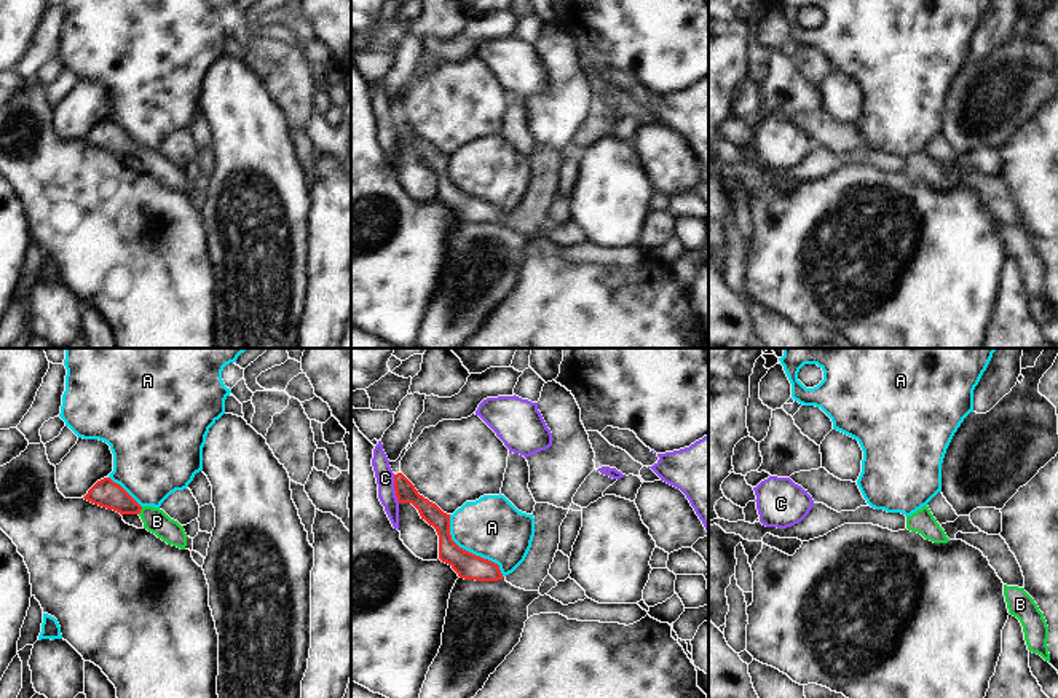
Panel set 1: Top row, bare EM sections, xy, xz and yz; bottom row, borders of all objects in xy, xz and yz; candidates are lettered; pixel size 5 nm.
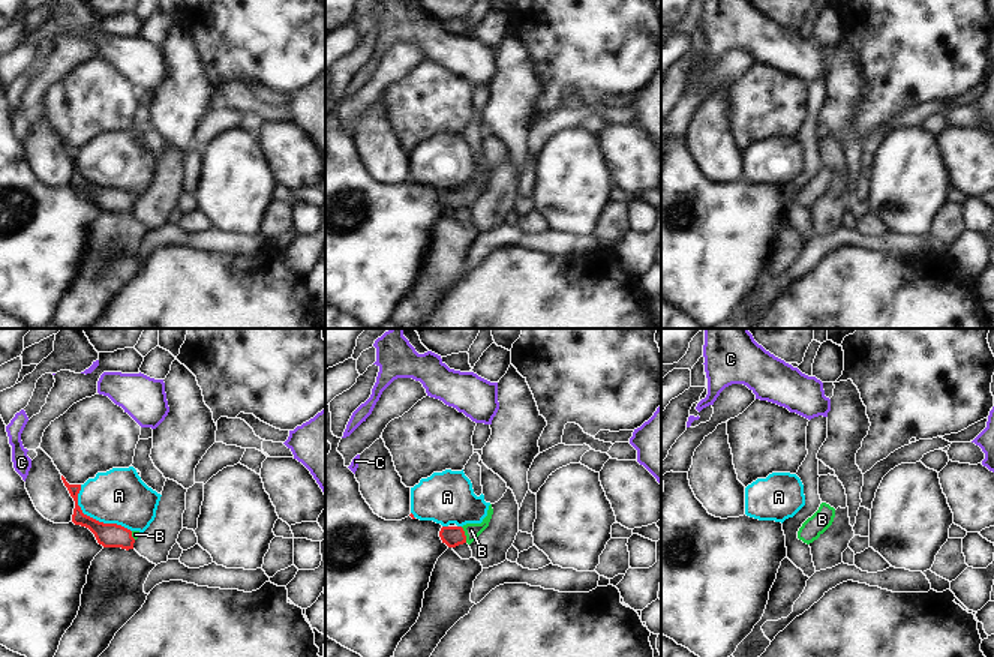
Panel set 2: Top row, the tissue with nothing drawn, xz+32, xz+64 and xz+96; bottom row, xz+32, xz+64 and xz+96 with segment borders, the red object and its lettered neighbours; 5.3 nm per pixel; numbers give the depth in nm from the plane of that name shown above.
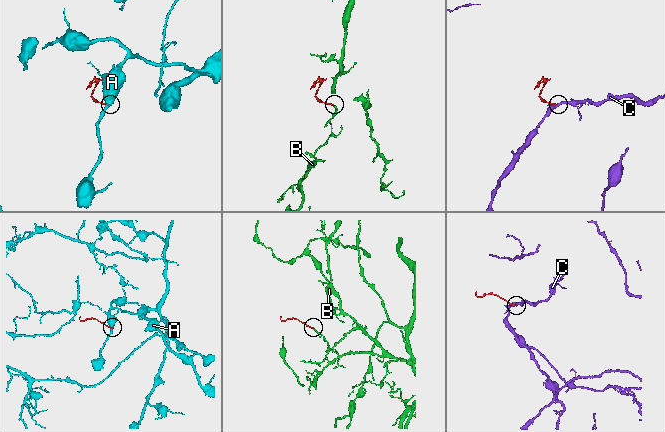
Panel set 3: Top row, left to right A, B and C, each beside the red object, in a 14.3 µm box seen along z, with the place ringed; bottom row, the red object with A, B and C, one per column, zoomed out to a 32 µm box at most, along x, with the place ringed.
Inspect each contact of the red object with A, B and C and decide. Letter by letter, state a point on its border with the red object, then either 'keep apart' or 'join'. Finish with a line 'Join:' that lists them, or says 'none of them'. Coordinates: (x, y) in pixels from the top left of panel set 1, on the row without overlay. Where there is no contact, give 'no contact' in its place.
A: xz (468, 194) | keep apart
B: xy (141, 150) | join
C: xz (394, 131) | keep apart
Join: B

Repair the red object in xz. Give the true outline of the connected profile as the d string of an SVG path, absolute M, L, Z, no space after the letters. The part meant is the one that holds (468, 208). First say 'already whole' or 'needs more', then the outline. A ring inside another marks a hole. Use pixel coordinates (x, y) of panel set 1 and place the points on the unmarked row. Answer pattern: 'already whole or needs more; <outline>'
already whole; M394 117L394 133L399 145L412 145L421 161L432 168L439 177L439 201L448 206L460 220L476 224L503 222L499 208L460 190L450 177L450 157L418 136L415 128L402 117Z

